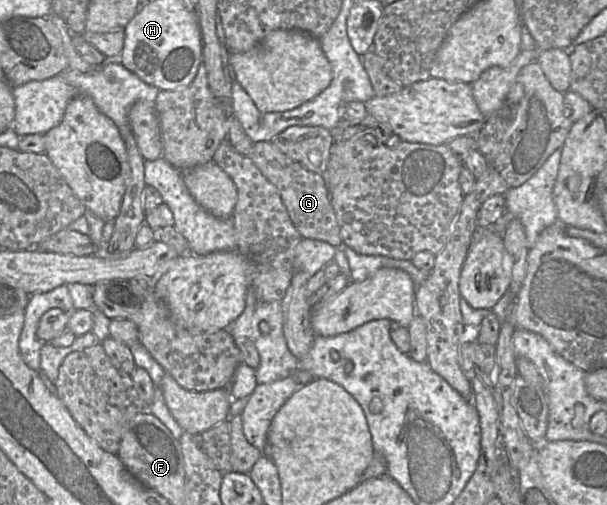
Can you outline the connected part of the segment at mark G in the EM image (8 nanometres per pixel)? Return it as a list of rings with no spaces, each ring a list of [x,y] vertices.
[[[271,141],[253,143],[247,157],[253,161],[265,178],[277,188],[290,219],[302,238],[319,239],[335,247],[341,244],[339,225],[322,174],[308,170],[281,152]]]

